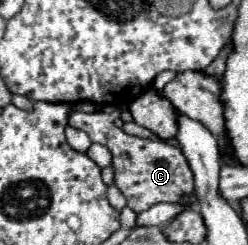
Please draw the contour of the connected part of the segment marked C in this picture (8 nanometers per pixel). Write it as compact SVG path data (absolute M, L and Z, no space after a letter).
M127 105L118 107L118 111L110 114L106 112L93 112L93 114L71 112L69 126L87 132L93 142L99 142L111 150L113 170L115 170L115 186L127 198L127 206L135 212L143 212L159 202L179 202L179 196L183 196L183 192L195 192L193 172L179 148L169 146L167 142L161 142L161 140L145 140L145 138L129 136L121 128L115 126L115 120L120 118L125 109L128 109Z

